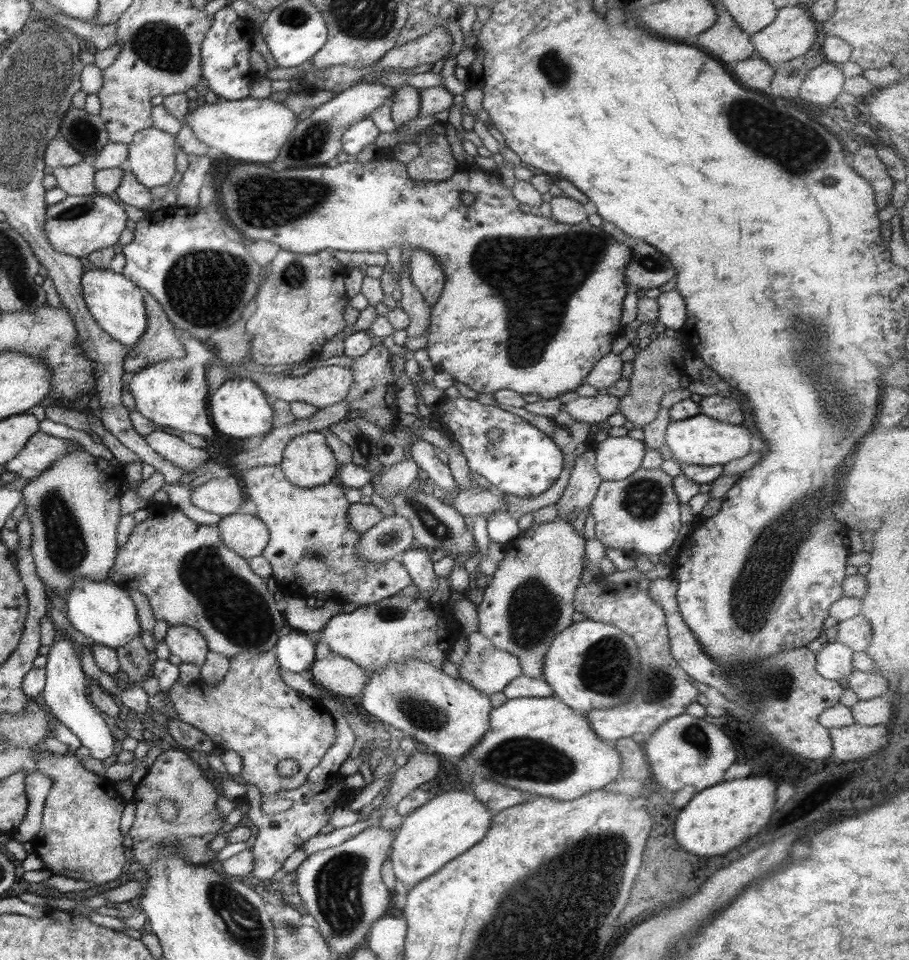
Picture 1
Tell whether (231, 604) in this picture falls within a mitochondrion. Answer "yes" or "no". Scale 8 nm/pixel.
yes

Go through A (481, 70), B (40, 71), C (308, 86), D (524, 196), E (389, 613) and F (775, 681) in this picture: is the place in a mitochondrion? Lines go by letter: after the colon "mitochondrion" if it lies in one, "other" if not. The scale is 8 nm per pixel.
A: other
B: mitochondrion
C: other
D: other
E: mitochondrion
F: mitochondrion

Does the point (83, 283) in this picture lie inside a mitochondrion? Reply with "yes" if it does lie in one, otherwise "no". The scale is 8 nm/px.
no

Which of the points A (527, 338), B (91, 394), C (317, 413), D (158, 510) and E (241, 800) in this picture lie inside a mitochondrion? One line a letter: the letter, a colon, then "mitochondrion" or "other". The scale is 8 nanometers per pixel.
A: mitochondrion
B: other
C: other
D: other
E: other

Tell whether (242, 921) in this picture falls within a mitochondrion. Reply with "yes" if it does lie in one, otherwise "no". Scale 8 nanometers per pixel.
yes

